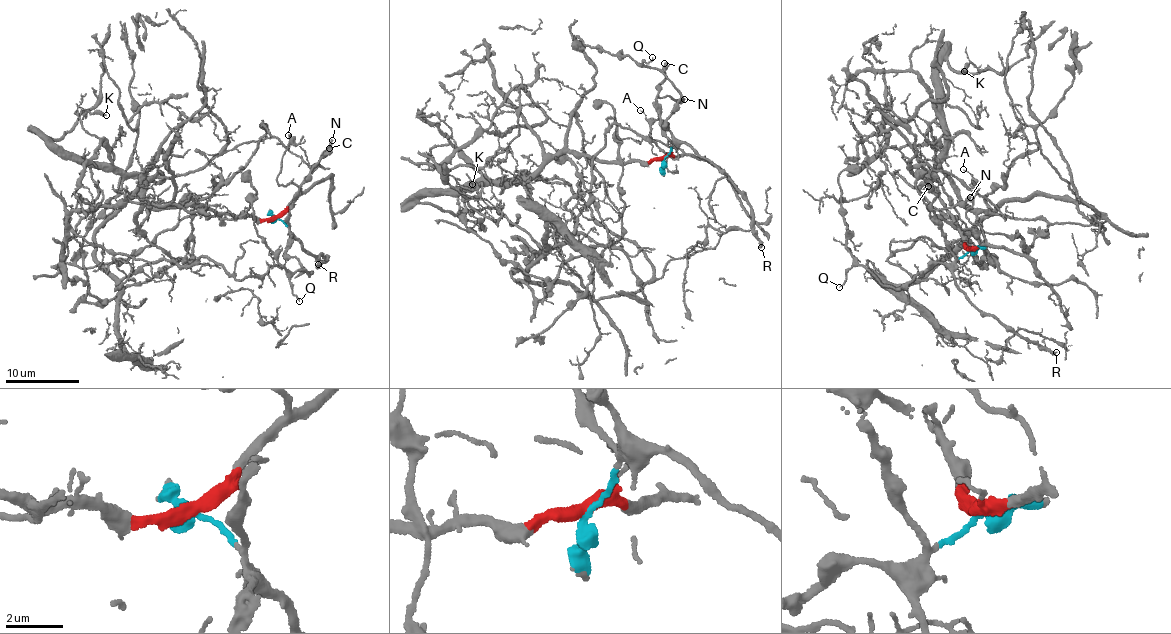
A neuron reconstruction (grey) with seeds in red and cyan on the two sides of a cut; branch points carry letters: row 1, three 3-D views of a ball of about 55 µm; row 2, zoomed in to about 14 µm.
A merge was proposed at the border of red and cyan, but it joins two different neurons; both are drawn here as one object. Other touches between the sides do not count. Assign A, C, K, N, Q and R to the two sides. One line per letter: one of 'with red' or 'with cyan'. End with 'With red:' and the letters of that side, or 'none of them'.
A: with red
C: with cyan
K: with red
N: with cyan
Q: with cyan
R: with cyan
With red: A, K

